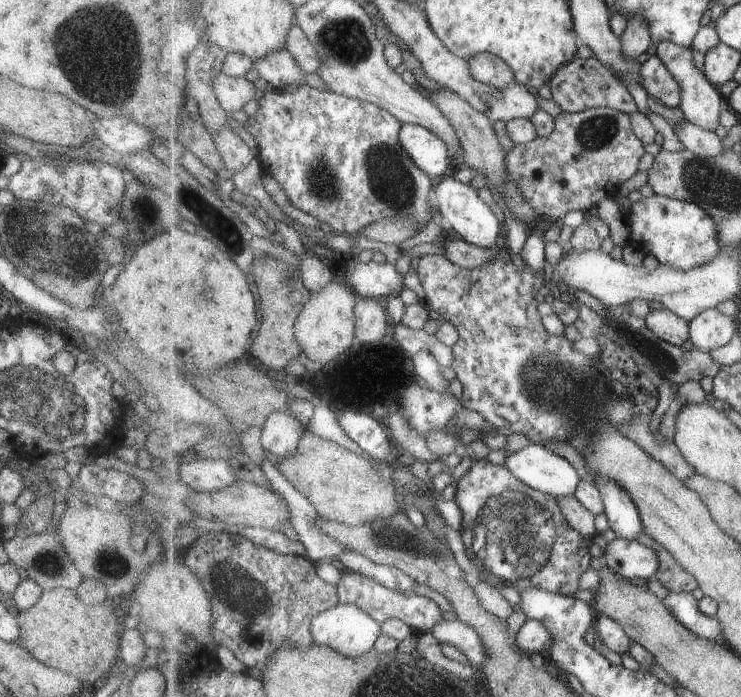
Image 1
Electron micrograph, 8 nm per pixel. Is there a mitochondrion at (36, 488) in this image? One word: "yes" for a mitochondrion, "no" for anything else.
no

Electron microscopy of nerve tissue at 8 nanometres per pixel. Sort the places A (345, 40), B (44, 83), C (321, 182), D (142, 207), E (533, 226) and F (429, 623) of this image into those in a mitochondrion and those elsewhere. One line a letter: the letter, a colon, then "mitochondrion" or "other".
A: mitochondrion
B: other
C: mitochondrion
D: mitochondrion
E: other
F: other

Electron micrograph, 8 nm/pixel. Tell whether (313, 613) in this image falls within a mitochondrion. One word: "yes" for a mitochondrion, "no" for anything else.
no

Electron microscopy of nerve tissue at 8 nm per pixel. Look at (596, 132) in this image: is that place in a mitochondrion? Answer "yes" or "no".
yes

